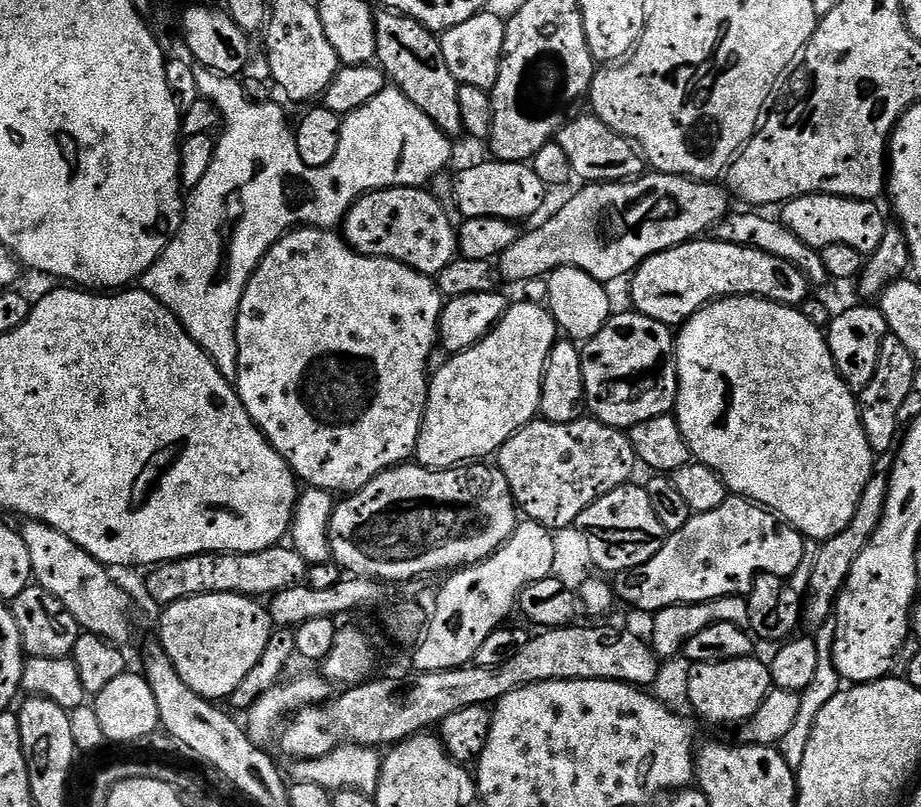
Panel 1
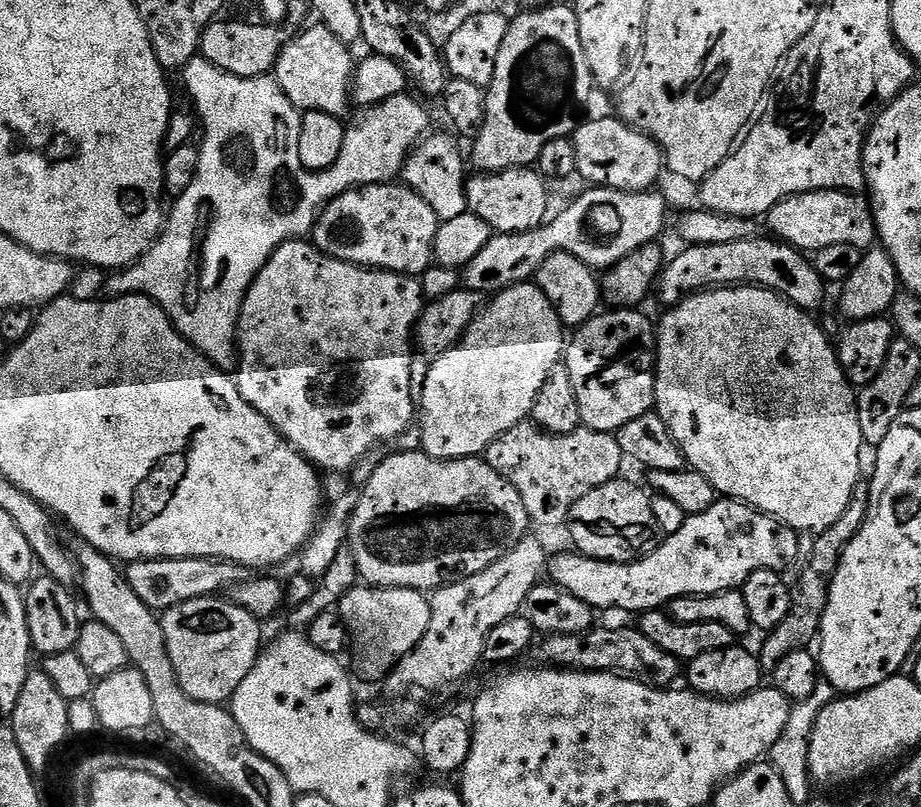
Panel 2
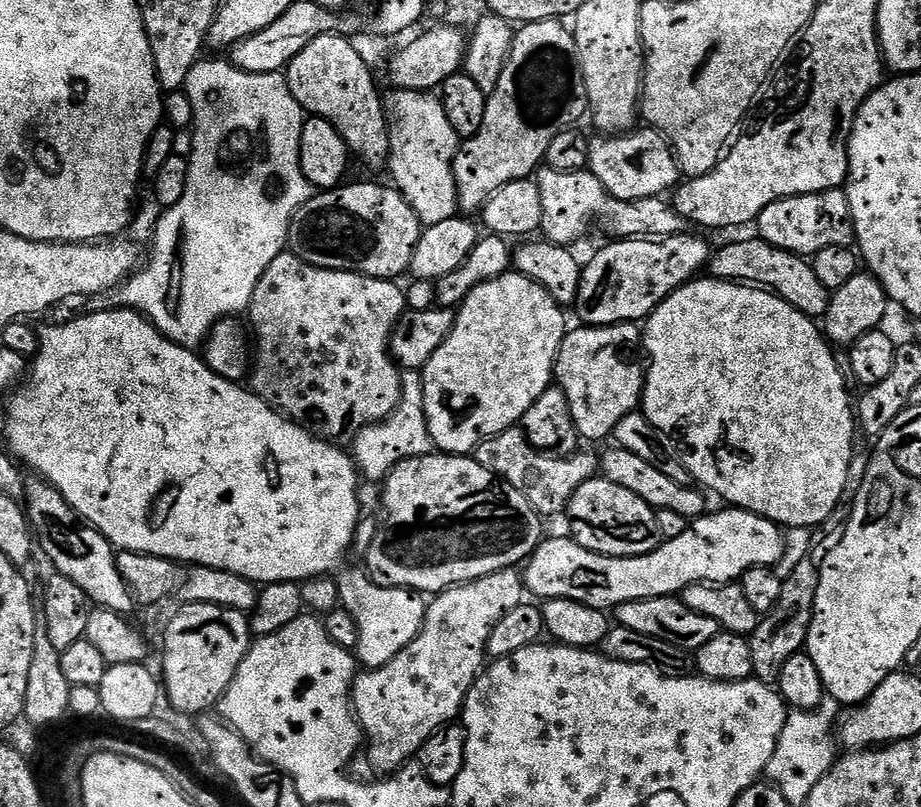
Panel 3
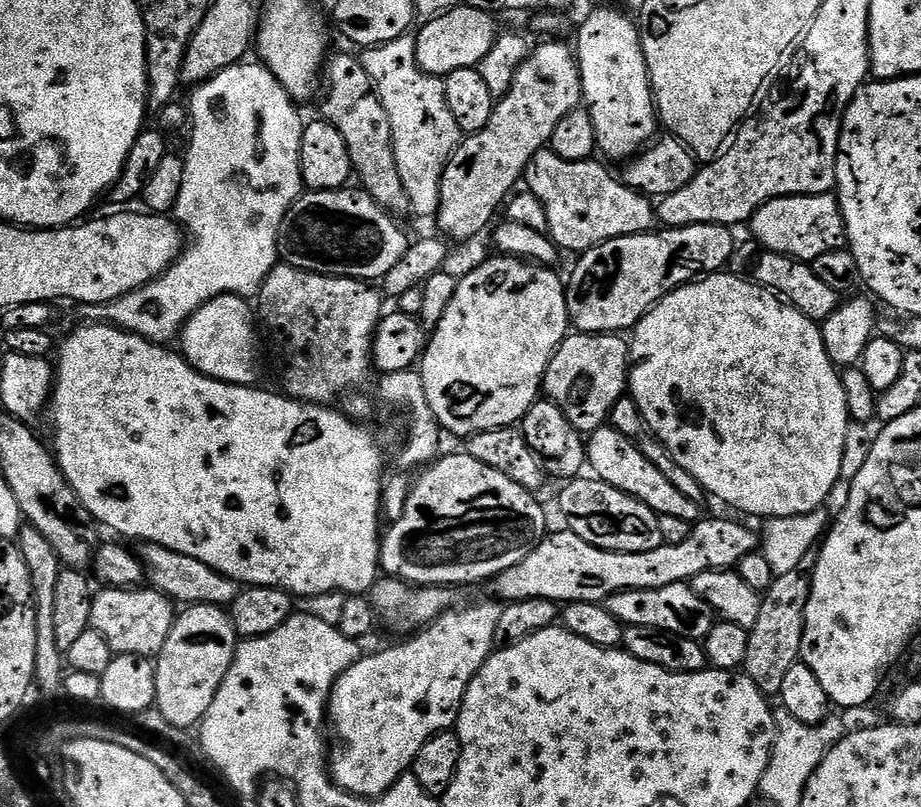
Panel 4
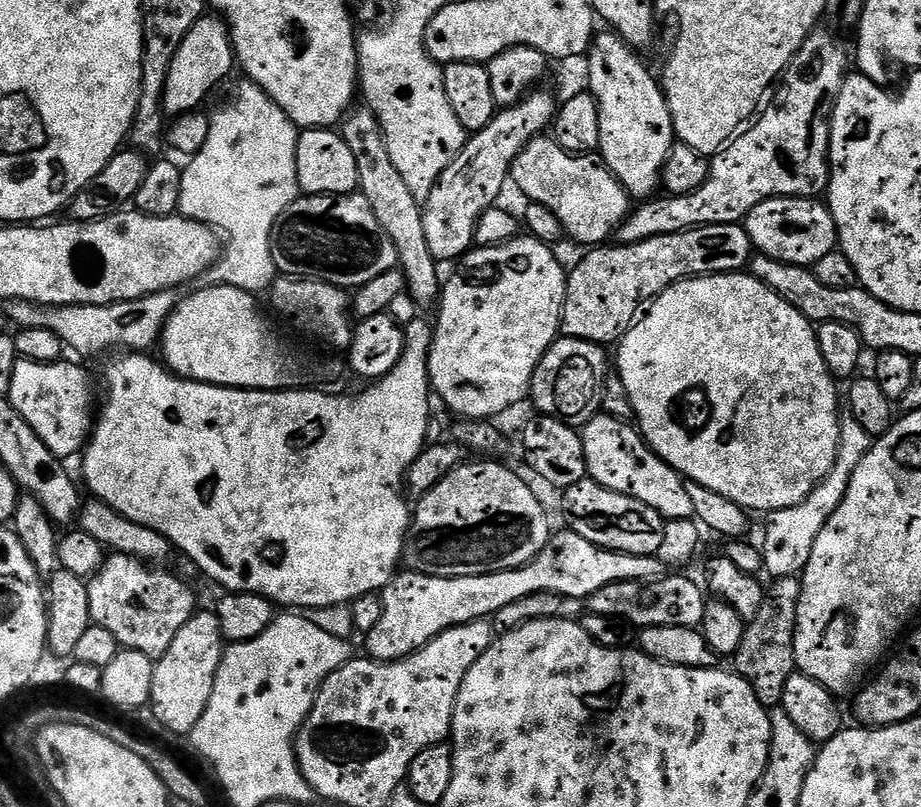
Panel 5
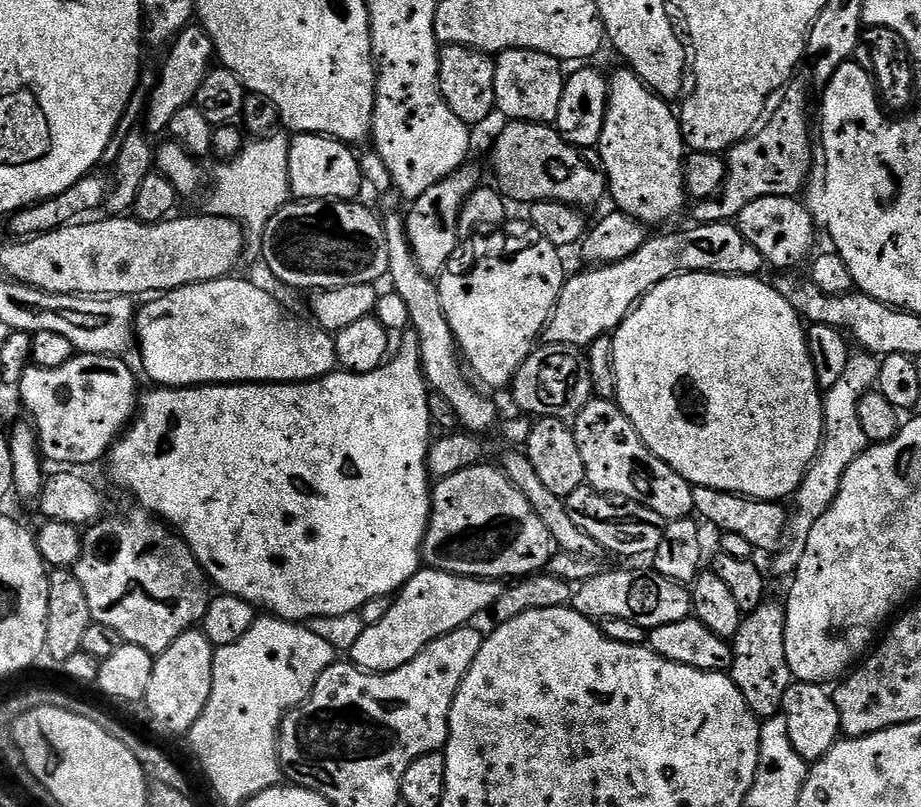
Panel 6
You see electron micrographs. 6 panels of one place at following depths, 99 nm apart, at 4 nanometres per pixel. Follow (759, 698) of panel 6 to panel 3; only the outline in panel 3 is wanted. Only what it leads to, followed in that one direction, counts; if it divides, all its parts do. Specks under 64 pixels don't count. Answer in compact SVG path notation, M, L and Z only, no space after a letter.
M806 559L794 567L793 573L783 579L782 594L778 606L761 619L752 632L748 645L750 654L754 654L753 677L763 684L775 685L782 674L789 658L794 658L808 643L808 631L814 614L814 598L818 594L820 570L811 559Z

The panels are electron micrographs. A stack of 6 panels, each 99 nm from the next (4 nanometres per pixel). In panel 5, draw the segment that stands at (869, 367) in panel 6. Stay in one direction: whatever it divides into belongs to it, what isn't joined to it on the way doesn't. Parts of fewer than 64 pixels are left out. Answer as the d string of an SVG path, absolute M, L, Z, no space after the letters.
M841 415L840 449L834 458L834 466L830 470L830 474L796 506L774 511L767 515L764 542L761 542L760 549L763 554L764 572L767 575L770 574L771 579L797 577L803 573L818 534L833 516L834 510L841 505L853 470L857 468L858 462L862 462L862 458L868 453L873 440L874 438L870 434L866 434L866 430L862 430L862 426L858 426L858 422L852 415Z

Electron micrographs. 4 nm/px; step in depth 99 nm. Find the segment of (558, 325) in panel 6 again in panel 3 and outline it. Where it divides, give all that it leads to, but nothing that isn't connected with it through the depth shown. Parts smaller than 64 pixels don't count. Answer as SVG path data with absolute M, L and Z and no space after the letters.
M700 236L616 238L583 265L574 311L593 328L647 321L652 311L674 290L699 277L709 267L710 247Z

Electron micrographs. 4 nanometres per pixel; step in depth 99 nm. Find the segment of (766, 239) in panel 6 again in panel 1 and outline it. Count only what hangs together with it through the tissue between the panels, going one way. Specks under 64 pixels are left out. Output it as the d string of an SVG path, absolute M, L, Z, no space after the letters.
M815 192L789 200L779 209L778 216L787 228L802 238L802 242L806 242L806 246L819 250L845 244L854 246L854 250L859 252L871 254L878 250L878 242L882 242L886 227L886 219L878 205L871 200L850 200L847 196L826 196L823 192Z

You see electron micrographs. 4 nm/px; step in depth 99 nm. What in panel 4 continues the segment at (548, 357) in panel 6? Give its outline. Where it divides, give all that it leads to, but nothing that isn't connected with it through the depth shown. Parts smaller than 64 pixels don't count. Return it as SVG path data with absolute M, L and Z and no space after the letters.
M569 334L564 337L558 350L552 356L544 375L543 395L554 401L570 418L581 434L591 434L608 424L608 415L614 402L618 402L629 391L628 374L630 371L630 344L620 334Z

